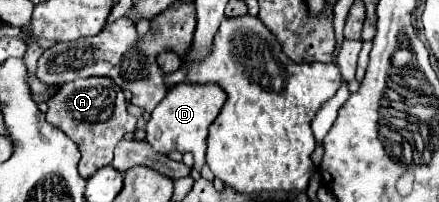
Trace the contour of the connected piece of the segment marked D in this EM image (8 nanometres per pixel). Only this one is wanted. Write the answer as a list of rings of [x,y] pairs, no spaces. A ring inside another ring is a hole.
[[[179,83],[169,93],[165,99],[155,107],[151,113],[151,119],[147,123],[147,141],[153,145],[157,153],[167,155],[169,151],[177,149],[181,153],[191,151],[195,155],[195,169],[201,171],[205,165],[205,139],[207,139],[207,129],[219,115],[227,101],[227,93],[217,85],[217,83]]]

